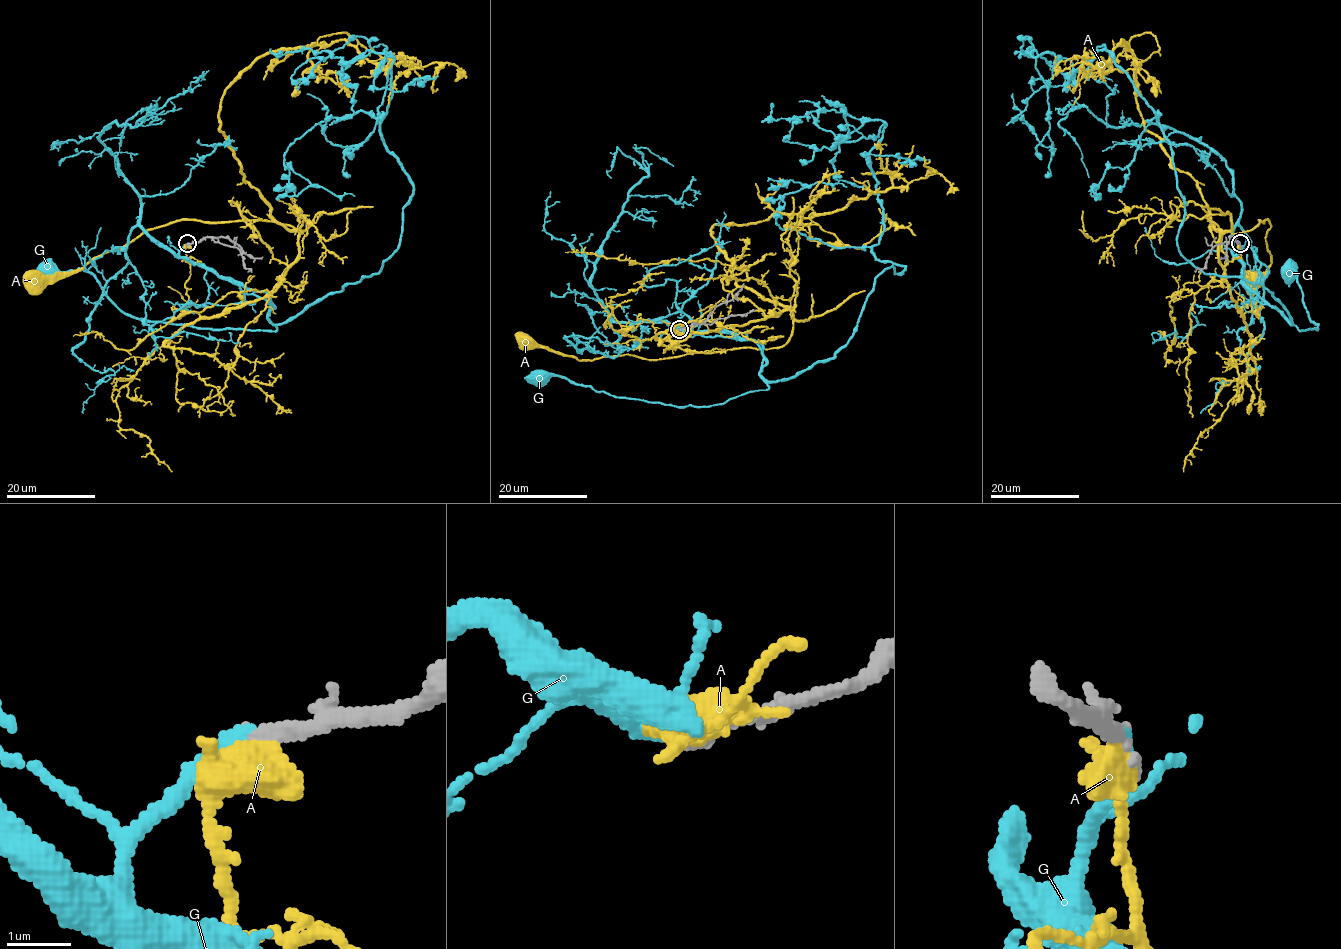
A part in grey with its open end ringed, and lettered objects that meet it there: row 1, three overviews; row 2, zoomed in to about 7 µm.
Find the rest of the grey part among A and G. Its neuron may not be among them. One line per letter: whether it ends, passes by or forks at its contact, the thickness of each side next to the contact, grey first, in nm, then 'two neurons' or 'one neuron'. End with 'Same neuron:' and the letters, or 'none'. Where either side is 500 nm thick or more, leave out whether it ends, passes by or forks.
A: 280/700 nm | two neurons
G: it ends | 260/240 nm | one neuron
Same neuron: G

